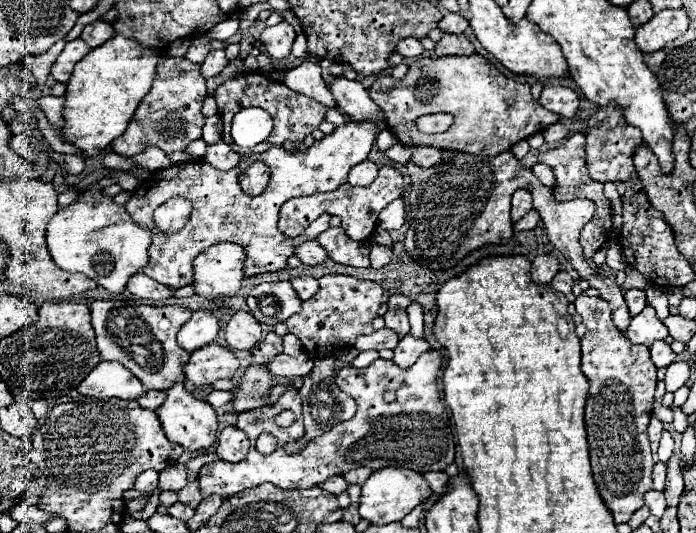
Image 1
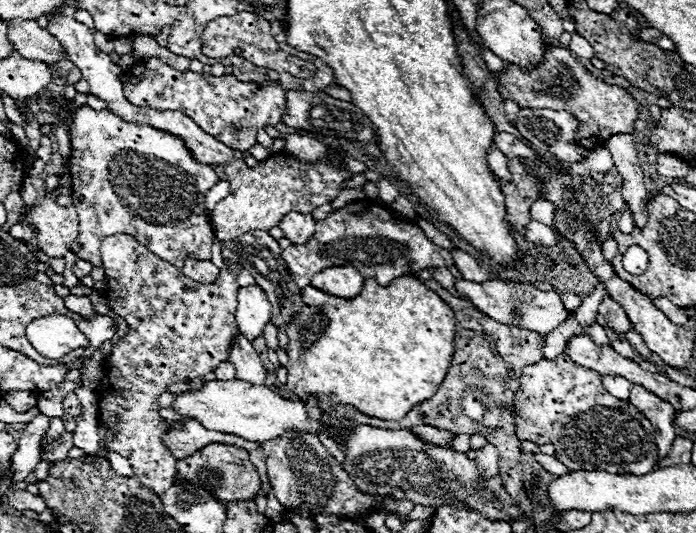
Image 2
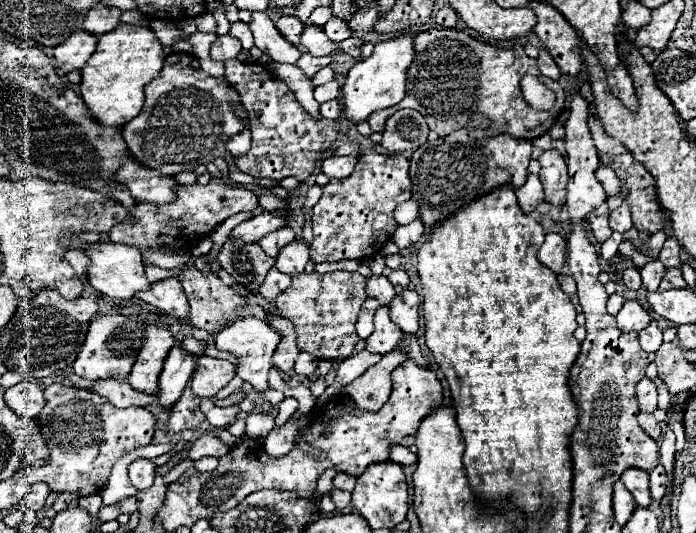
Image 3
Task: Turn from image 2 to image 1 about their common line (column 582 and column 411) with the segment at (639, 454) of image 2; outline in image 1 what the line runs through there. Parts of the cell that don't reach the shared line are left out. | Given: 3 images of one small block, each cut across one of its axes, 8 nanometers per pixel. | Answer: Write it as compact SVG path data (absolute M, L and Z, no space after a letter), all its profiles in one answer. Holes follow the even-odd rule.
M436 350L424 352L418 362L410 368L398 368L396 364L378 358L368 368L342 368L338 370L338 386L358 402L358 412L354 418L338 424L330 432L308 440L308 444L294 454L284 450L288 440L298 440L304 436L304 424L298 416L288 428L274 424L274 416L286 410L286 394L272 406L262 408L262 420L254 424L256 414L242 412L238 414L238 428L244 430L250 438L250 450L240 462L214 462L206 464L198 482L202 488L202 496L220 494L224 500L258 484L270 482L278 488L286 490L306 490L322 484L330 476L346 474L354 468L366 466L372 470L380 468L408 468L420 474L426 472L444 472L456 454L456 442L450 430L450 416L440 402L438 394L438 372L442 368L444 356ZM394 390L394 402L384 400L384 392ZM262 432L270 432L278 438L278 448L270 456L262 456L254 444ZM410 438L410 440L398 440Z

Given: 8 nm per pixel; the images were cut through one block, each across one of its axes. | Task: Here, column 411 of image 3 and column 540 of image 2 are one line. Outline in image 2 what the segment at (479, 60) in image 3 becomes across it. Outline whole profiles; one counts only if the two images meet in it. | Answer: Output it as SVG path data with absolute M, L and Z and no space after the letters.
M548 46L546 48L546 56L544 56L544 64L538 66L532 72L524 72L522 68L508 64L504 72L500 72L500 84L498 84L498 92L502 98L512 98L520 108L552 108L552 110L566 110L572 112L572 116L576 116L578 128L575 139L580 146L592 150L596 146L602 146L612 134L632 134L634 124L638 120L640 114L640 104L638 100L634 100L634 96L618 86L606 84L600 78L596 78L570 50L566 48L556 48L556 46Z

